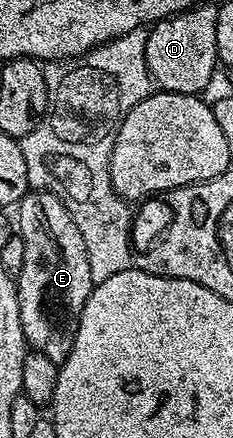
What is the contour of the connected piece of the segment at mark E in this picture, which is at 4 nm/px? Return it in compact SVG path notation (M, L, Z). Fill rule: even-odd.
M32 189L17 203L18 210L17 234L25 244L25 264L21 264L17 275L23 337L27 339L27 345L34 353L44 354L49 360L62 364L73 348L79 317L85 308L85 300L89 300L93 289L89 272L89 256L85 252L85 240L81 240L81 232L77 229L77 224L73 224L73 216L65 208L65 204L58 196L47 190Z

